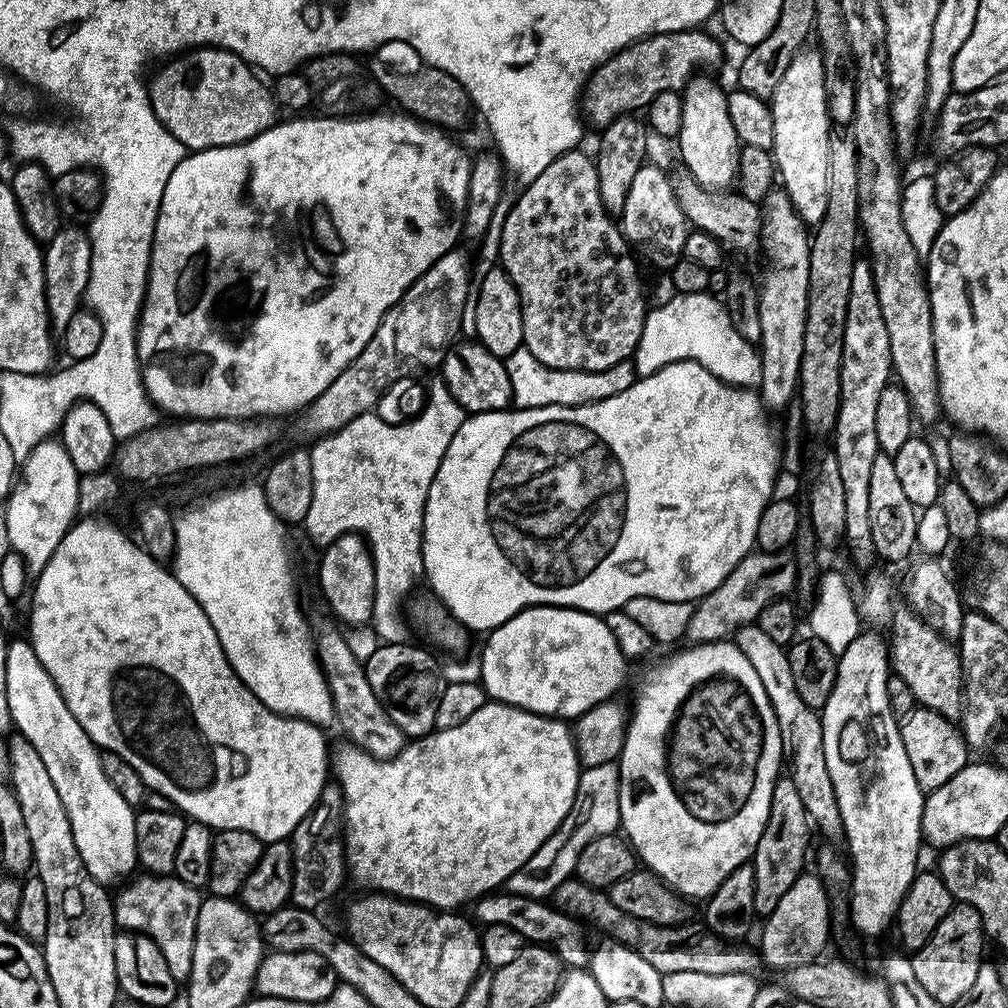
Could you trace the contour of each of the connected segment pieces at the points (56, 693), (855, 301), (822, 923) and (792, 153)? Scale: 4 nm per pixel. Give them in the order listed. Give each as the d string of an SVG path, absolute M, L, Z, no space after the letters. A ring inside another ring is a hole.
M29 639L9 641L6 656L6 702L15 731L41 755L70 818L71 833L87 872L100 884L112 885L136 868L136 812L102 772L96 744L66 706L57 684L33 650Z
M860 258L852 268L850 278L850 302L846 306L846 332L842 338L840 409L834 429L834 451L838 458L838 474L842 474L842 484L864 488L864 480L870 479L870 466L880 452L878 434L874 431L878 394L890 383L892 375L890 334L886 334L882 306L878 306L878 290L874 286L869 261Z
M801 873L770 915L765 917L763 924L758 947L762 962L764 960L777 970L783 970L817 959L825 944L829 943L831 928L827 894L816 874Z
M808 46L797 52L796 57L786 66L786 74L779 88L773 90L770 97L770 107L774 118L774 142L770 149L773 160L776 161L776 171L782 191L790 198L797 215L805 225L815 226L826 214L826 198L828 197L828 165L827 130L830 115L827 104L826 87L823 86L823 64L819 51Z

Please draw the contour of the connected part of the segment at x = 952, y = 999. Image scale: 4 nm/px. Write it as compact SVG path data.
M953 903L950 914L946 914L946 918L938 922L938 930L930 934L930 942L915 949L911 957L914 974L918 982L922 982L922 987L930 993L930 998L934 998L942 1006L959 1005L970 986L974 986L974 978L978 978L978 970L985 959L984 940L986 941L984 923L978 910L974 910L974 906L969 904Z

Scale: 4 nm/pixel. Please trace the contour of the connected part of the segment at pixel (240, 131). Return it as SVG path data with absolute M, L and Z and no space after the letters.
M194 48L177 54L167 62L161 63L156 77L148 84L148 97L152 99L154 114L182 142L185 149L221 148L231 144L241 144L277 123L278 105L271 87L259 80L252 65L246 63L238 54L226 48Z

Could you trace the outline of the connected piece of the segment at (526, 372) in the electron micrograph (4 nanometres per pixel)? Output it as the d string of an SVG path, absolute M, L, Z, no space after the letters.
M521 346L514 354L506 357L510 386L512 387L512 404L517 408L541 408L542 406L582 406L593 404L614 394L622 394L637 380L636 366L631 359L610 366L610 370L583 372L582 370L558 370L538 362L530 350Z

